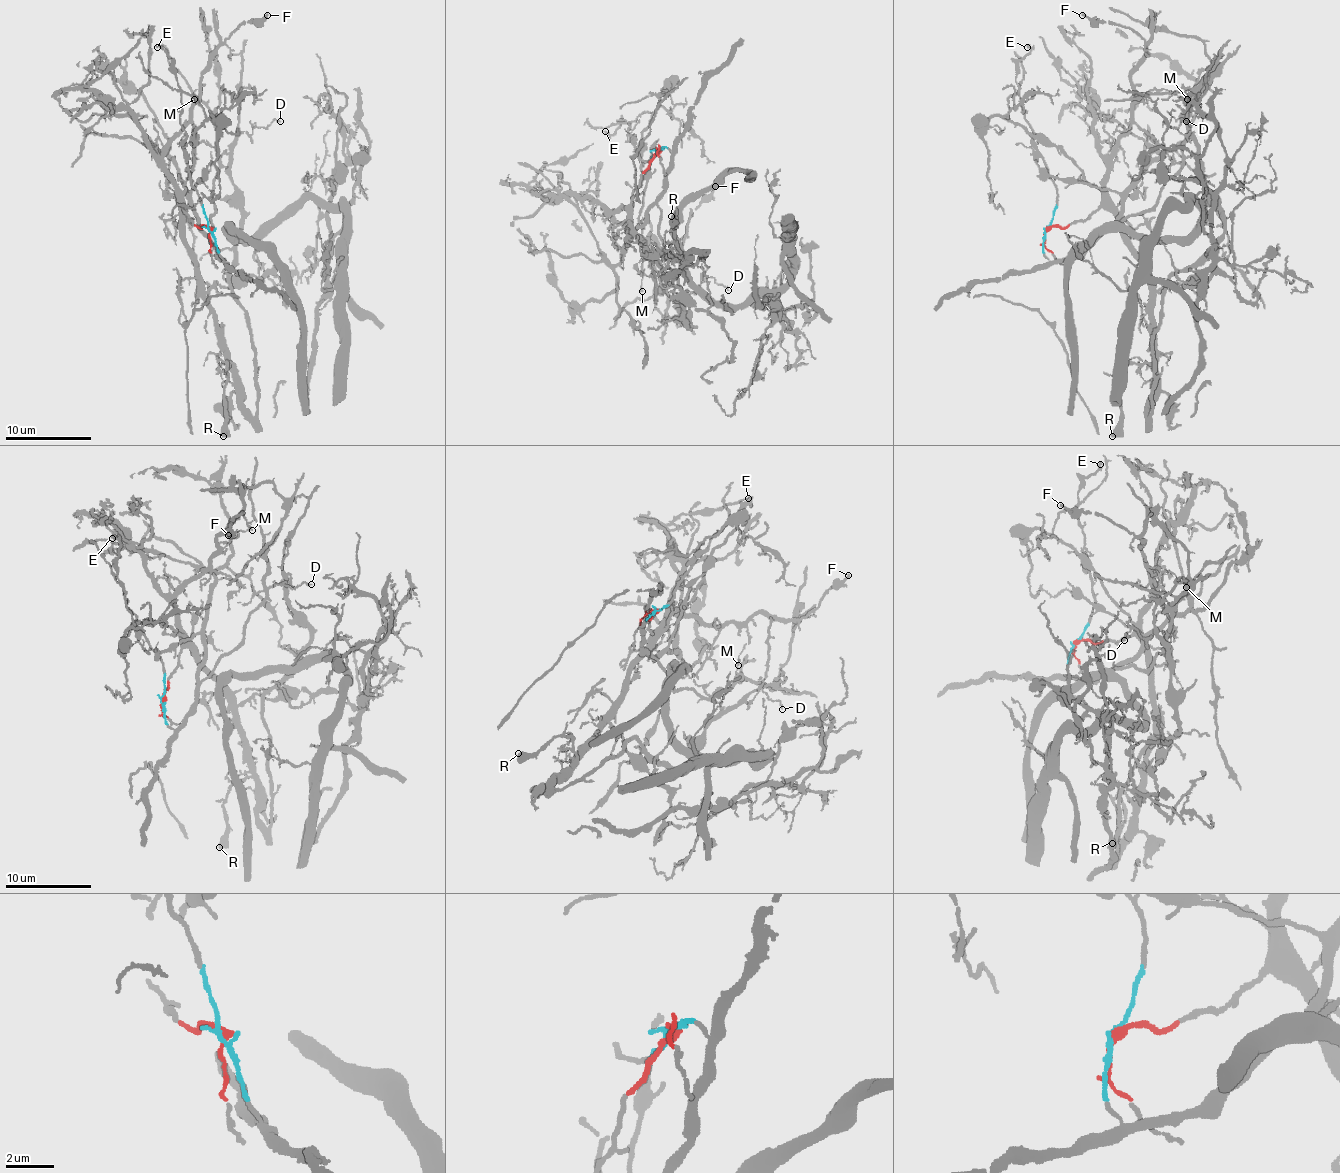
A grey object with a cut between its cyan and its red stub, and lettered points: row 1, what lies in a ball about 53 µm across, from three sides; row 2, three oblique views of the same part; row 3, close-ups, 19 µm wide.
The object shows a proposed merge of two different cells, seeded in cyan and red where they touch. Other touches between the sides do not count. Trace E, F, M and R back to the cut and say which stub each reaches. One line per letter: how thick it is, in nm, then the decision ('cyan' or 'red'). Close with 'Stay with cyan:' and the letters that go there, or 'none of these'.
E: calibre 200 nm; cyan
F: calibre 190 nm; red
M: calibre 170 nm; red
R: calibre 550 nm; red
Stay with cyan: E

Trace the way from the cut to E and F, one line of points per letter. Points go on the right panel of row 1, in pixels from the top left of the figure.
E: (1047, 228), (1055, 209), (1055, 185), (1025, 119), (1015, 73), (1030, 52), (1030, 46), (1028, 48)
F: (1047, 228), (1081, 222), (1098, 207), (1113, 144), (1131, 119), (1131, 71), (1146, 54), (1129, 28), (1081, 15)

